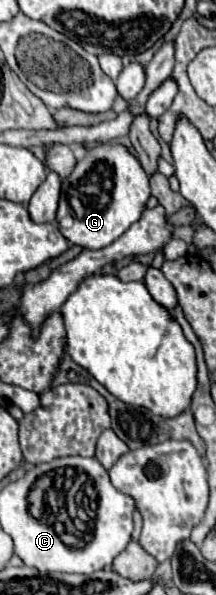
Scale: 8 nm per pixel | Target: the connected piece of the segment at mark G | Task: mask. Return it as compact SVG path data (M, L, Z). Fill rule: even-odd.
M106 143L88 147L70 177L62 181L58 221L72 215L74 223L68 229L60 227L60 233L82 249L102 249L114 243L134 221L140 219L148 197L148 175L126 147Z

